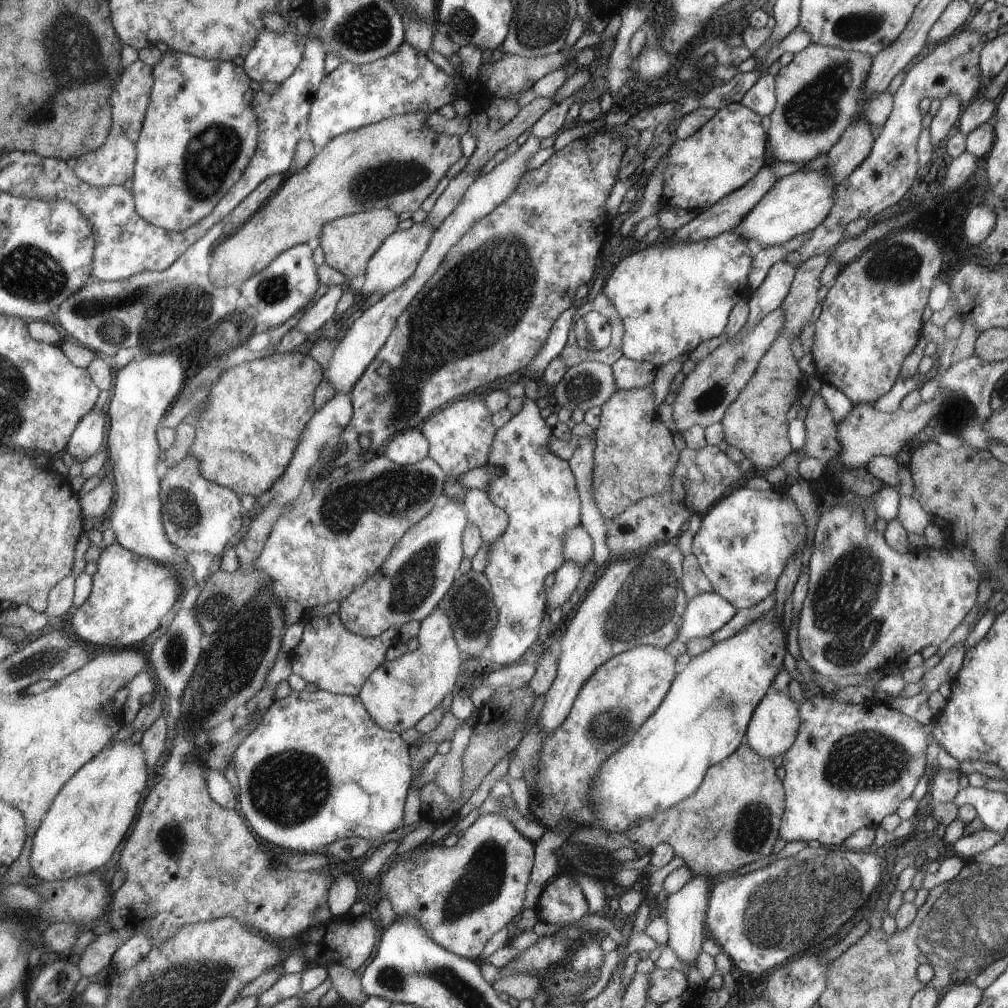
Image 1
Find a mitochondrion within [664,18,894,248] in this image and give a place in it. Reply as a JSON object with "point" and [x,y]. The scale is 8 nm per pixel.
{"point":[813,109]}

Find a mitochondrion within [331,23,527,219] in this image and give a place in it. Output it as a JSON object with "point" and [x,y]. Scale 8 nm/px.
{"point":[391,178]}

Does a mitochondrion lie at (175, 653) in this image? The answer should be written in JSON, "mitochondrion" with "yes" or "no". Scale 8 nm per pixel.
{"mitochondrion":"yes"}

